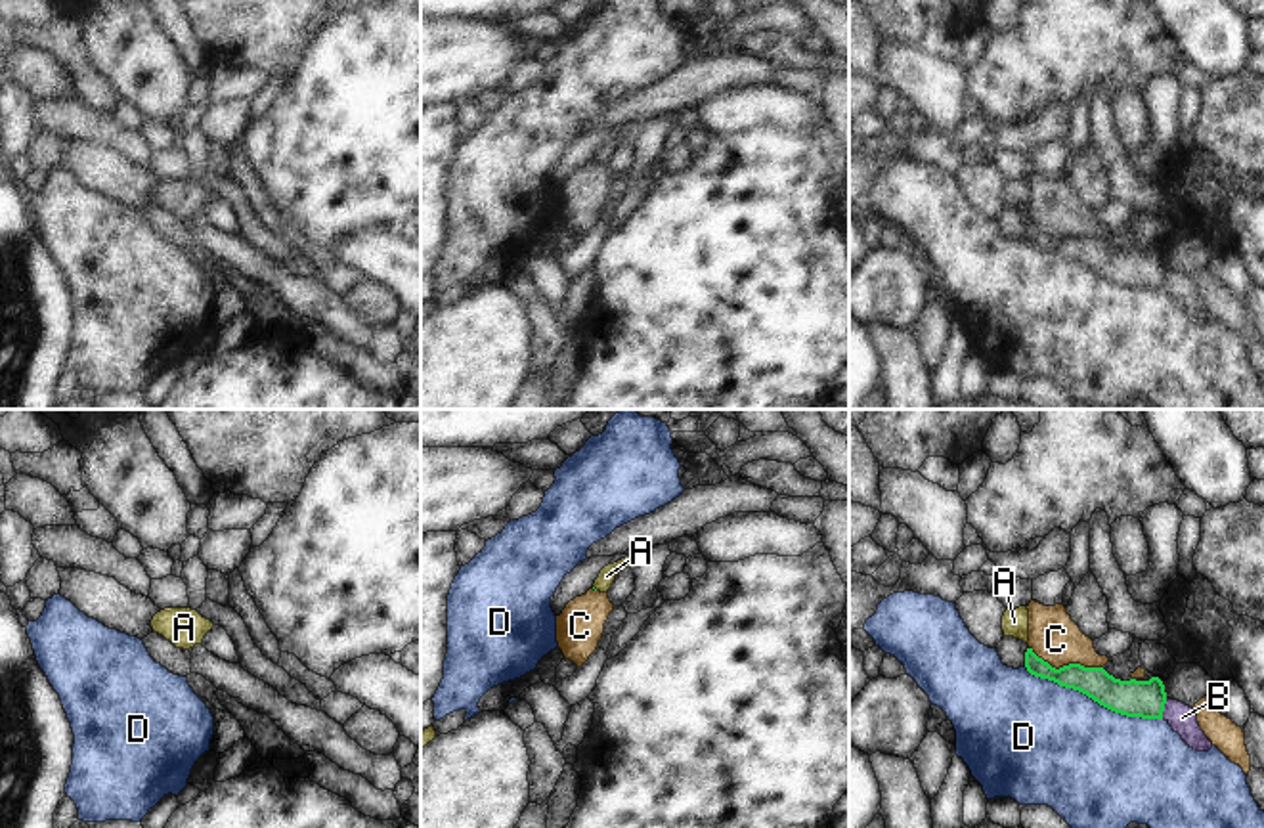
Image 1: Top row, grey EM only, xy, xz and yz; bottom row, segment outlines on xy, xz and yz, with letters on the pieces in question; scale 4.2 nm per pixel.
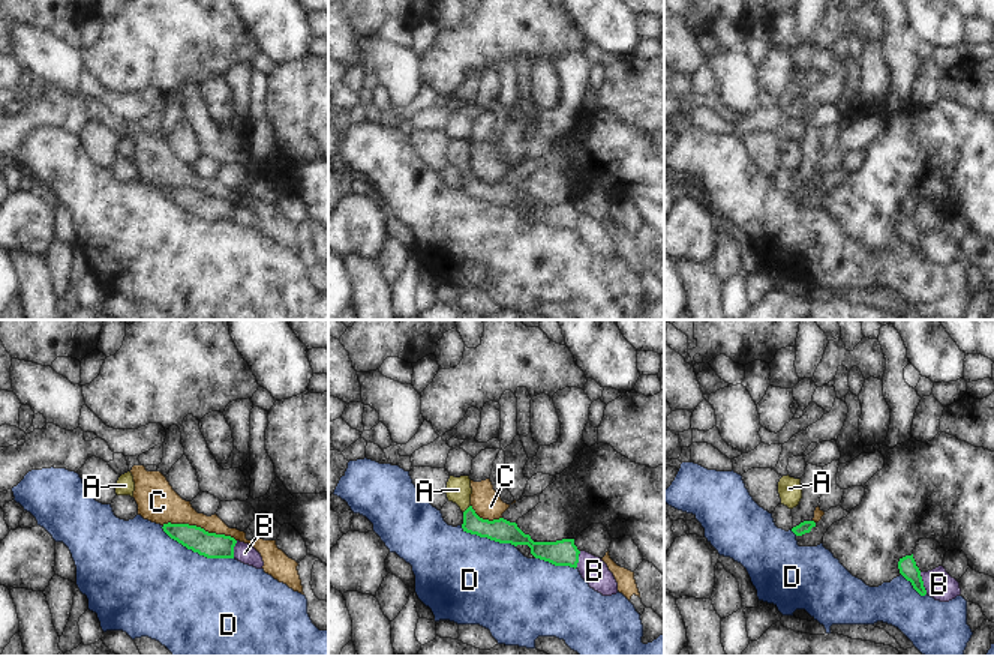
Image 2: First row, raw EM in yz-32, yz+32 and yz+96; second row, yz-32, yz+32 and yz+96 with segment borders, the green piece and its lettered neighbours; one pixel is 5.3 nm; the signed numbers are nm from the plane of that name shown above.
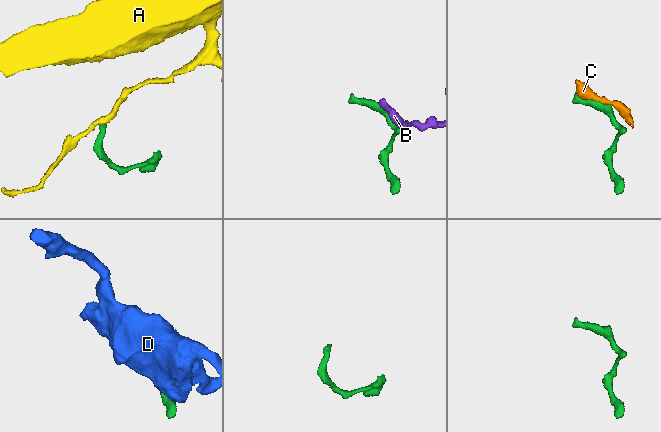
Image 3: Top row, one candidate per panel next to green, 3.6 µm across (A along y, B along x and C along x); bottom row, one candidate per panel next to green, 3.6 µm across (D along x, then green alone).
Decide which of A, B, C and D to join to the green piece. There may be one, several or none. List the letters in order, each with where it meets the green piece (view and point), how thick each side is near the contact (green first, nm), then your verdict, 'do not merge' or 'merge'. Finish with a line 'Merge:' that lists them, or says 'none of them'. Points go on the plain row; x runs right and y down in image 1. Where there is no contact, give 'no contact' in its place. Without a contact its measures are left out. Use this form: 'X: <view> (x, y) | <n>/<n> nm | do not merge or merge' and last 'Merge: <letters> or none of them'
A: no contact | merge
B: yz (1163, 280) | 160/120 nm | do not merge
C: yz (1066, 238) | 140/200 nm | do not merge
D: yz (1092, 270) | 160/500 nm | do not merge
Merge: A

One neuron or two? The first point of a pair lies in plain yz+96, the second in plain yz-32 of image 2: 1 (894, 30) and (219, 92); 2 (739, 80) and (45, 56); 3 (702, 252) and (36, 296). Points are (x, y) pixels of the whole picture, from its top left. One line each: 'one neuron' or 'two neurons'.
1: two neurons
2: one neuron
3: two neurons

